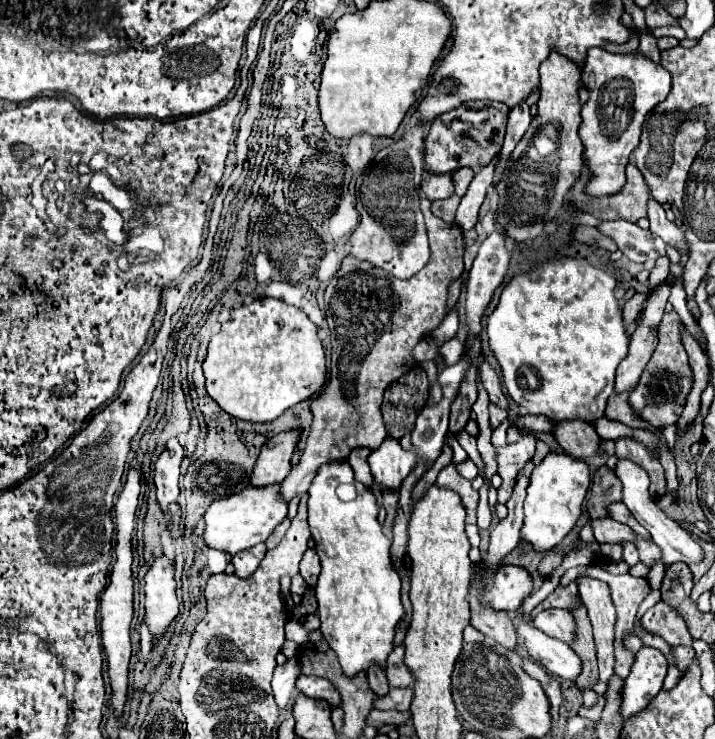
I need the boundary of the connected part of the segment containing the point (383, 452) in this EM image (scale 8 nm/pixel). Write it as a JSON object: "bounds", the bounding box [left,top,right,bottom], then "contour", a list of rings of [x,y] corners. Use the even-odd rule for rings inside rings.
{"bounds":[368,439,418,491],"contour":[[[384,439],[384,443],[368,457],[374,481],[384,491],[398,491],[408,473],[416,467],[418,459],[412,451],[404,451],[396,439]]]}

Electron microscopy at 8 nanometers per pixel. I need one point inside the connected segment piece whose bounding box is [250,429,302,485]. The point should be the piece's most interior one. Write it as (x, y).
(273, 465)

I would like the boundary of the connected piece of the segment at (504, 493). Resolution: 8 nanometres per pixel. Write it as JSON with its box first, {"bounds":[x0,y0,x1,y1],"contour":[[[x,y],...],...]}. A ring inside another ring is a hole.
{"bounds":[494,435,536,503],"contour":[[[524,435],[516,443],[494,447],[498,475],[502,477],[502,485],[498,487],[498,503],[506,503],[510,499],[516,483],[516,471],[520,471],[520,467],[532,457],[532,445],[536,445],[536,435]]]}

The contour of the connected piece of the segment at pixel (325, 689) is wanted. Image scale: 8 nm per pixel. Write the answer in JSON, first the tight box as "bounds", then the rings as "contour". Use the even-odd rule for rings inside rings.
{"bounds":[296,675,340,707],"contour":[[[302,675],[302,677],[298,679],[296,689],[298,689],[298,691],[304,691],[304,695],[308,695],[308,697],[312,697],[312,699],[324,699],[324,701],[328,701],[332,707],[340,707],[340,695],[338,695],[336,687],[334,687],[328,679]]]}

